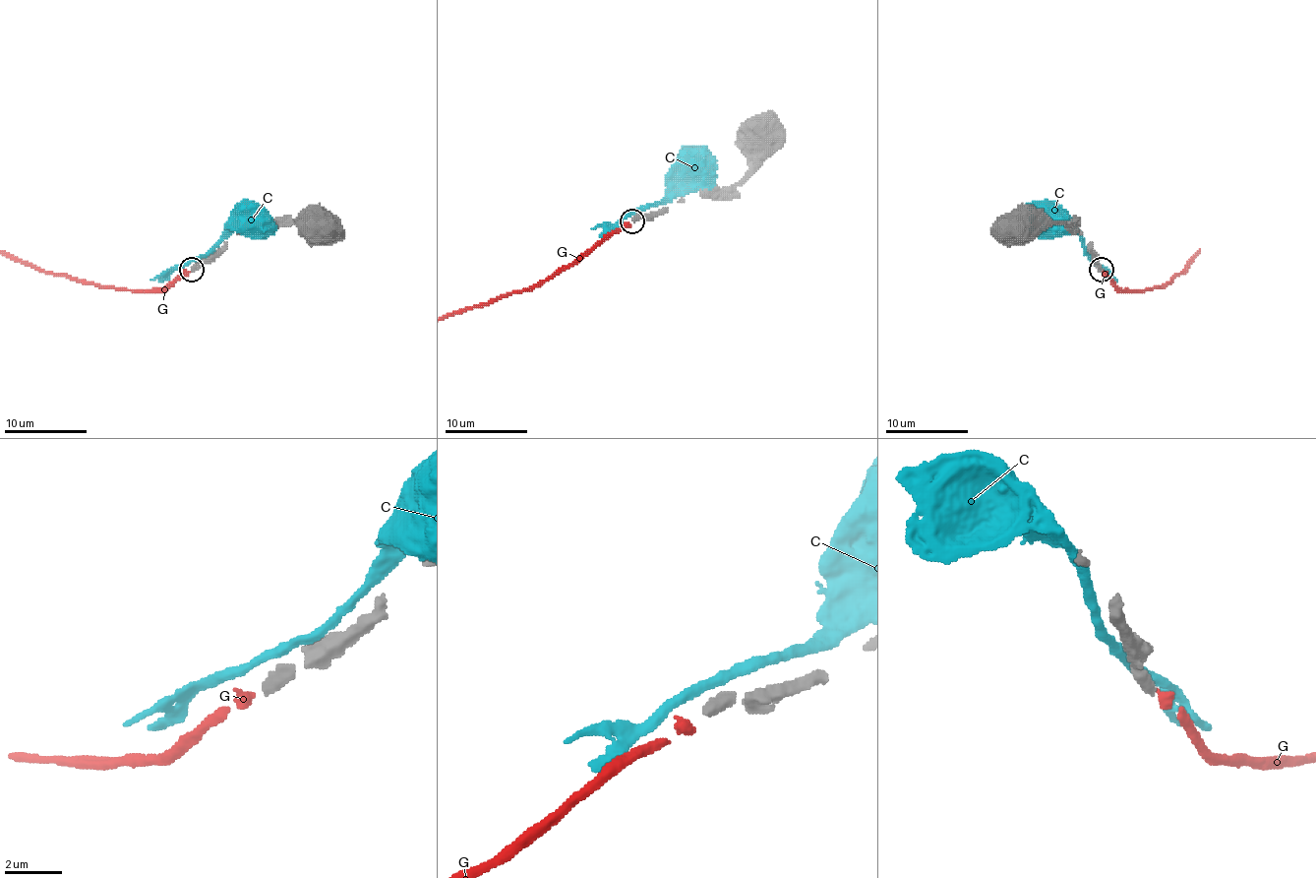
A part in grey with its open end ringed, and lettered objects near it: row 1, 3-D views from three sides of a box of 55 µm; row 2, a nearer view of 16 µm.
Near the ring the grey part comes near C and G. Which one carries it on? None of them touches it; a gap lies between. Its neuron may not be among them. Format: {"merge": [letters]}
{"merge": ["G"]}

